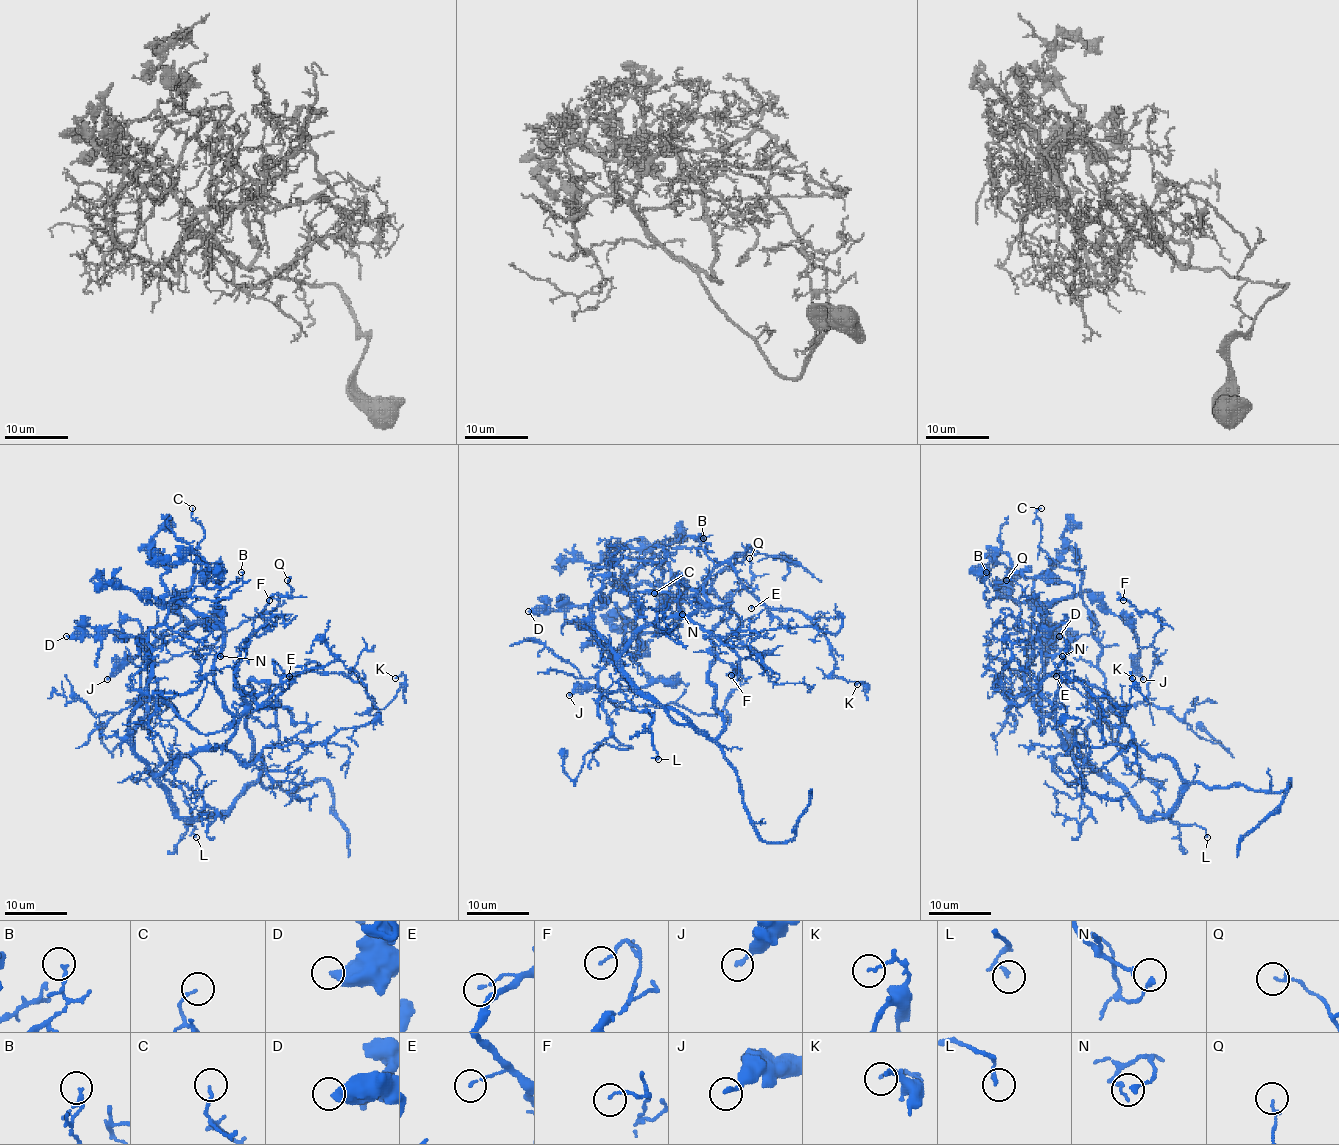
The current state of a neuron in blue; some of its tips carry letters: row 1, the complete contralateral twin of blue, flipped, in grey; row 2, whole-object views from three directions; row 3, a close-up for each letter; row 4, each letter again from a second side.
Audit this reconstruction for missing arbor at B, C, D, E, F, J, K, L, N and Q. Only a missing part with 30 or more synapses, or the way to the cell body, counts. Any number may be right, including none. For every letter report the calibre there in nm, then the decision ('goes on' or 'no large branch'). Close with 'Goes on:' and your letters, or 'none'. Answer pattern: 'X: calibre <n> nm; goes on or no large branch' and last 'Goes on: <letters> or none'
B: calibre 170 nm; no large branch
C: calibre 110 nm; no large branch
D: calibre 480 nm; no large branch
E: calibre 130 nm; no large branch
F: calibre 100 nm; no large branch
J: calibre 200 nm; no large branch
K: calibre 110 nm; no large branch
L: calibre 170 nm; no large branch
N: calibre 190 nm; no large branch
Q: calibre 140 nm; no large branch
Goes on: none

